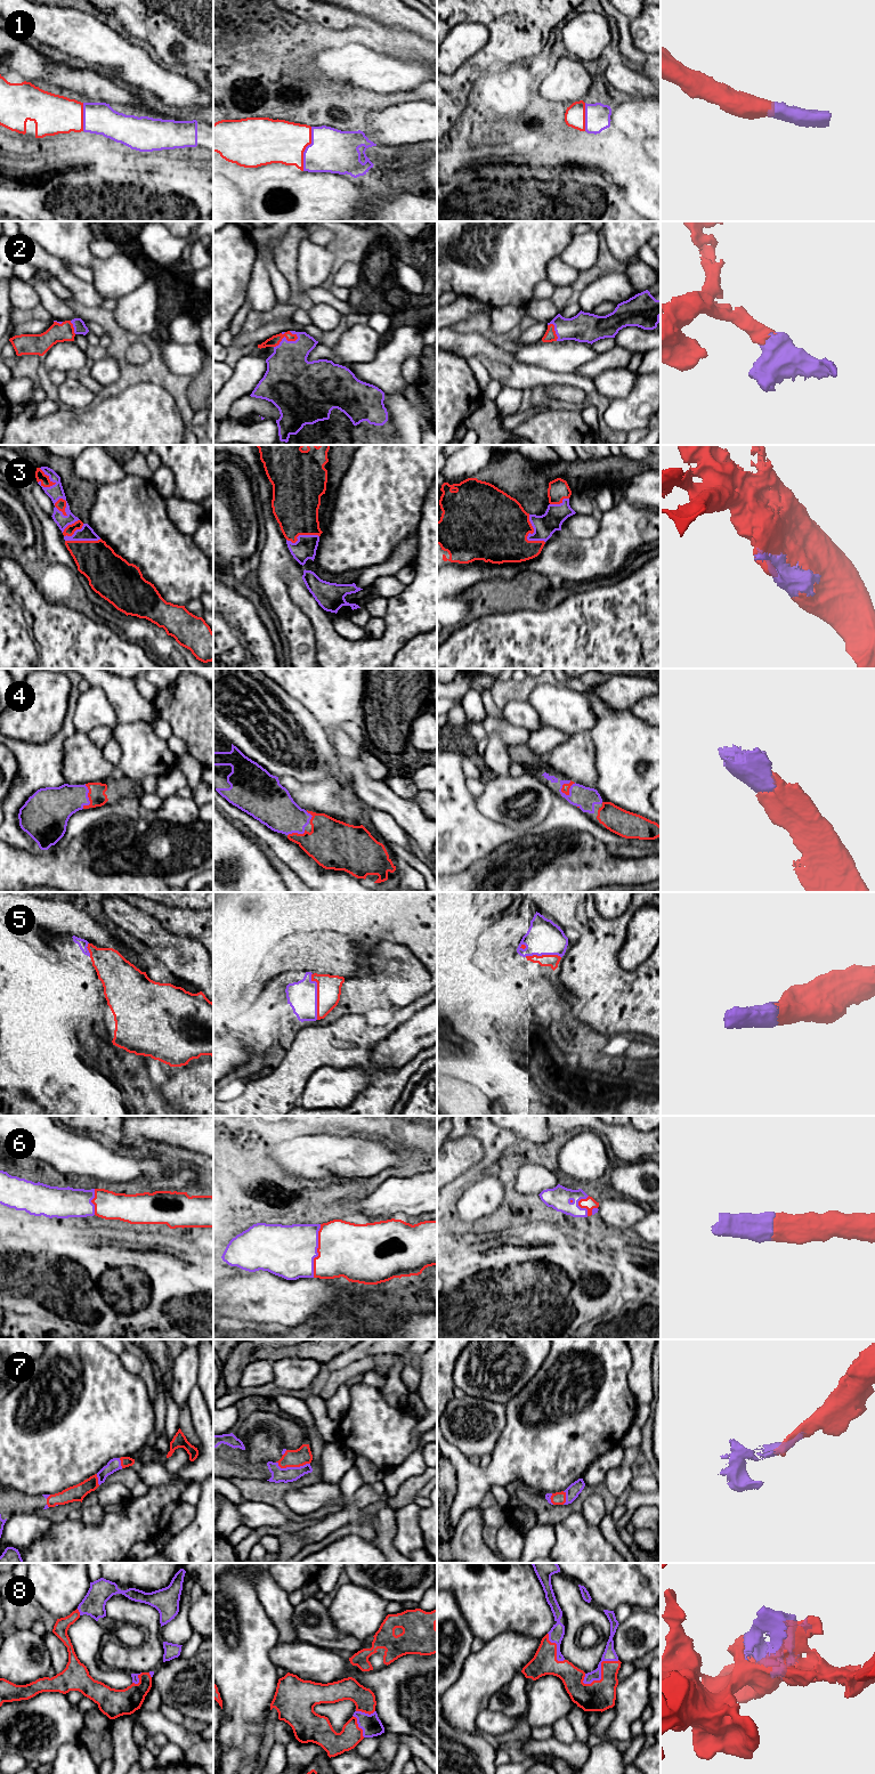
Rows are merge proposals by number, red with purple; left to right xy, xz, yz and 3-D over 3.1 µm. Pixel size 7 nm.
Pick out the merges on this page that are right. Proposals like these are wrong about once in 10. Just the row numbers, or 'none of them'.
1, 2, 3, 4, 5, 6, 7, 8

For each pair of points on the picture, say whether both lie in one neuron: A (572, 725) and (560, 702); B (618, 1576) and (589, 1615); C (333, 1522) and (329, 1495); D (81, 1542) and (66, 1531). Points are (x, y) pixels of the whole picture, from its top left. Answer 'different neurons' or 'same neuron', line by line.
A: same neuron
B: different neurons
C: different neurons
D: same neuron

